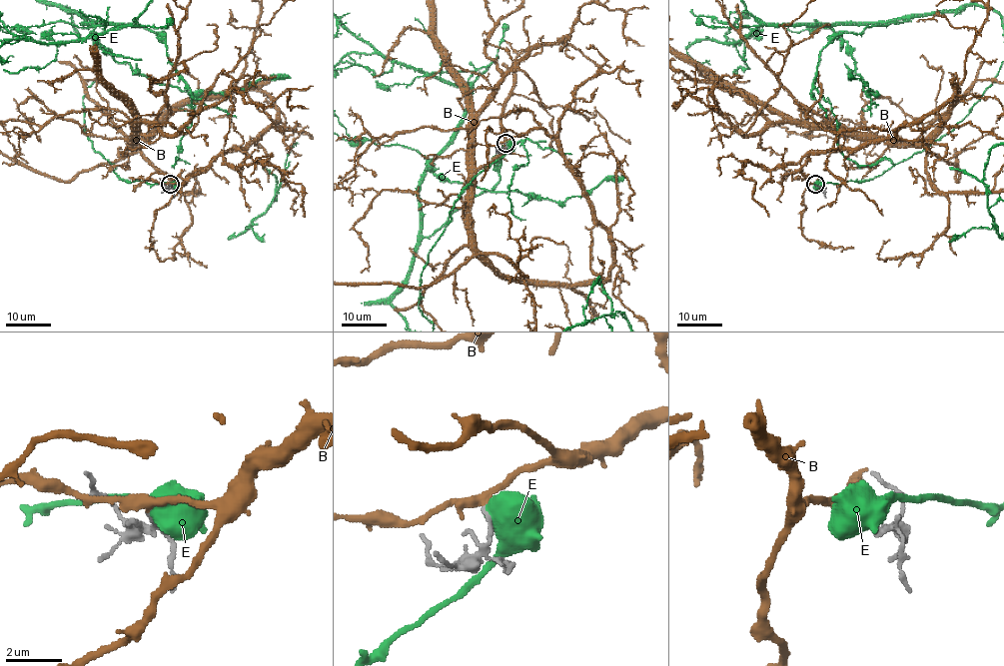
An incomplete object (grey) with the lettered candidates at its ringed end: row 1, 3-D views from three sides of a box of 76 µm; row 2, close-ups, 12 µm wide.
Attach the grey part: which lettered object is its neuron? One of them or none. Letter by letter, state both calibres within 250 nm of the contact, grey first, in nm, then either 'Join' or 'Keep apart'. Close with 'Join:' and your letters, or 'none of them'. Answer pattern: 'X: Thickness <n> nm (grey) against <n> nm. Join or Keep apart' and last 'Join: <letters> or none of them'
B: Thickness 120 nm (grey) against 360 nm. Keep apart
E: Thickness 170 nm (grey) against 850 nm. Keep apart
Join: none of them

